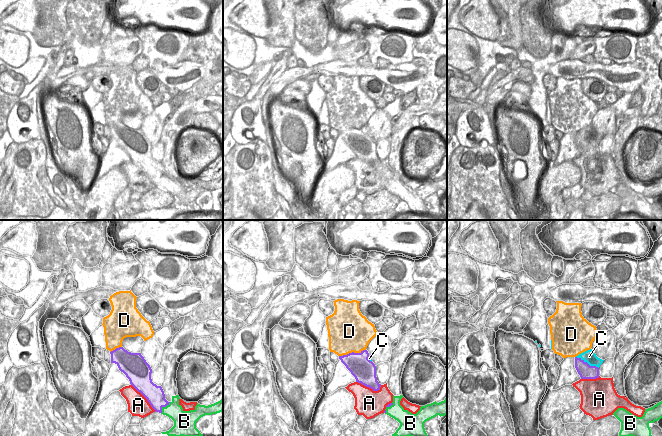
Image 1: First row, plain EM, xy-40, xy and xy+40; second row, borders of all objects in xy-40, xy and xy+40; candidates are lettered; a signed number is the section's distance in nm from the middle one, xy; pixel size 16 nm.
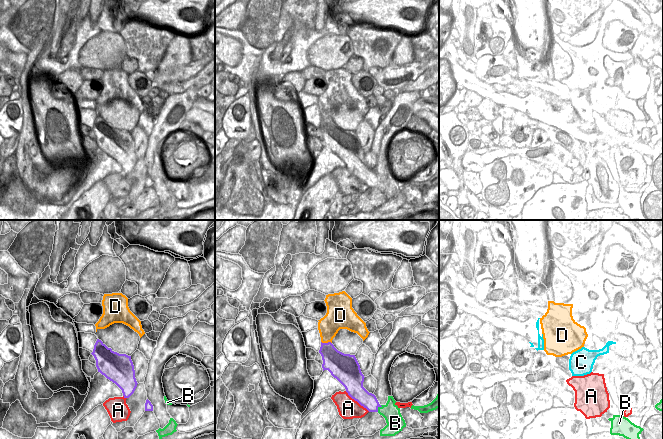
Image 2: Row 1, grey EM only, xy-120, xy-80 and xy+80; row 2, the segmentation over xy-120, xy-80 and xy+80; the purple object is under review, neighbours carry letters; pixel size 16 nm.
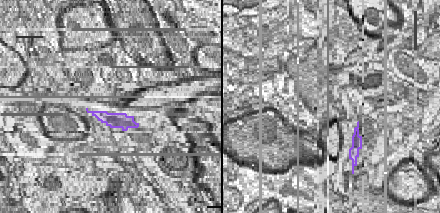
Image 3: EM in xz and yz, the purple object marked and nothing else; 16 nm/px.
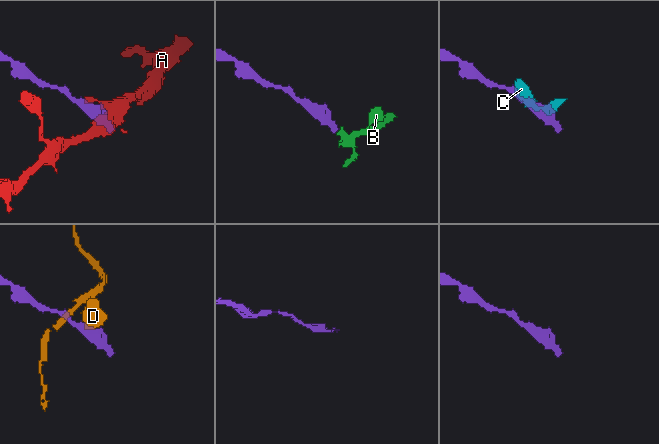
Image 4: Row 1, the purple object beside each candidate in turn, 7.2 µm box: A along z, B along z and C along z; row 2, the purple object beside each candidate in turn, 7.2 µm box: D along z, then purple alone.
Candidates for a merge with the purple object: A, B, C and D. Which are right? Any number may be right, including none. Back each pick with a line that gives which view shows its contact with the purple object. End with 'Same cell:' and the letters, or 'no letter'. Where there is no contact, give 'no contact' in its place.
Same cell: no letter

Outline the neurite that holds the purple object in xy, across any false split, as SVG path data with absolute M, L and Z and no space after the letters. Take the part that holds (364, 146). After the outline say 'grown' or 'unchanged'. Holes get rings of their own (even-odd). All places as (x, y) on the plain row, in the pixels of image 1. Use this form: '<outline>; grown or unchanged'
M363 126L360 129L349 129L339 132L341 138L355 153L356 158L371 164L373 167L380 166L381 160L377 157L376 142L370 137L369 129Z; unchanged

